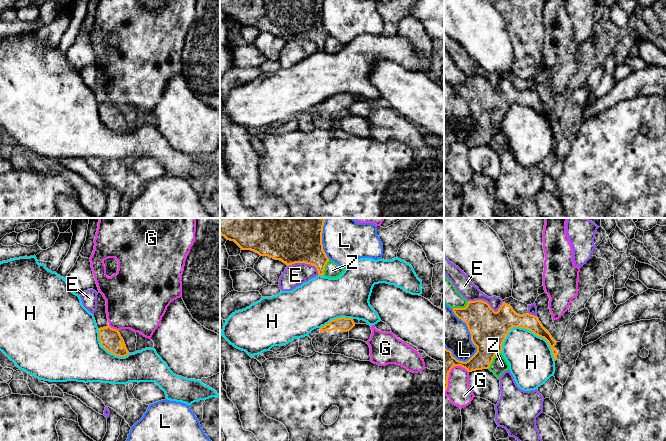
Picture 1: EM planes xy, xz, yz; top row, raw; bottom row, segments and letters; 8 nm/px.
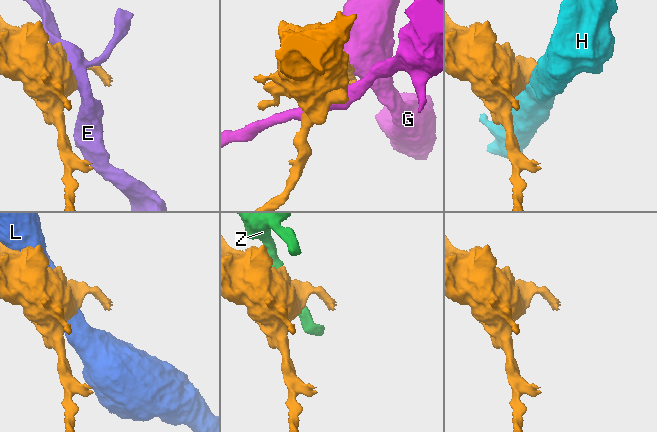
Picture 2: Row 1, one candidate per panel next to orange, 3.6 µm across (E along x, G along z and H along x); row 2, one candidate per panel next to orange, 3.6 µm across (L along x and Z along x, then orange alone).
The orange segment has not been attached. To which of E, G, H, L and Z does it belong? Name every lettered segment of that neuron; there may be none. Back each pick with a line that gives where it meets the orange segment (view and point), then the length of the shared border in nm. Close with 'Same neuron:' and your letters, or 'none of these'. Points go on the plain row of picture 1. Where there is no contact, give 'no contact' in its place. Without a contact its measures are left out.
Same neuron: none of these

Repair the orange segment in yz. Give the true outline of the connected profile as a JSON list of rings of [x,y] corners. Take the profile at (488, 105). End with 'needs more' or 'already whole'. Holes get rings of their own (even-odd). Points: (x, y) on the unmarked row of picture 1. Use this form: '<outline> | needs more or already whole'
[[[482,76],[468,77],[465,84],[452,86],[466,99],[477,127],[468,137],[463,138],[457,136],[444,122],[444,171],[453,143],[461,142],[468,148],[488,145],[493,134],[501,129],[503,118],[514,103],[527,105],[548,118],[555,136],[555,156],[564,161],[583,122],[582,113],[590,91],[587,84],[577,88],[567,100],[562,116],[556,118],[537,92],[529,89],[519,91],[505,78],[497,88]]] | needs more

